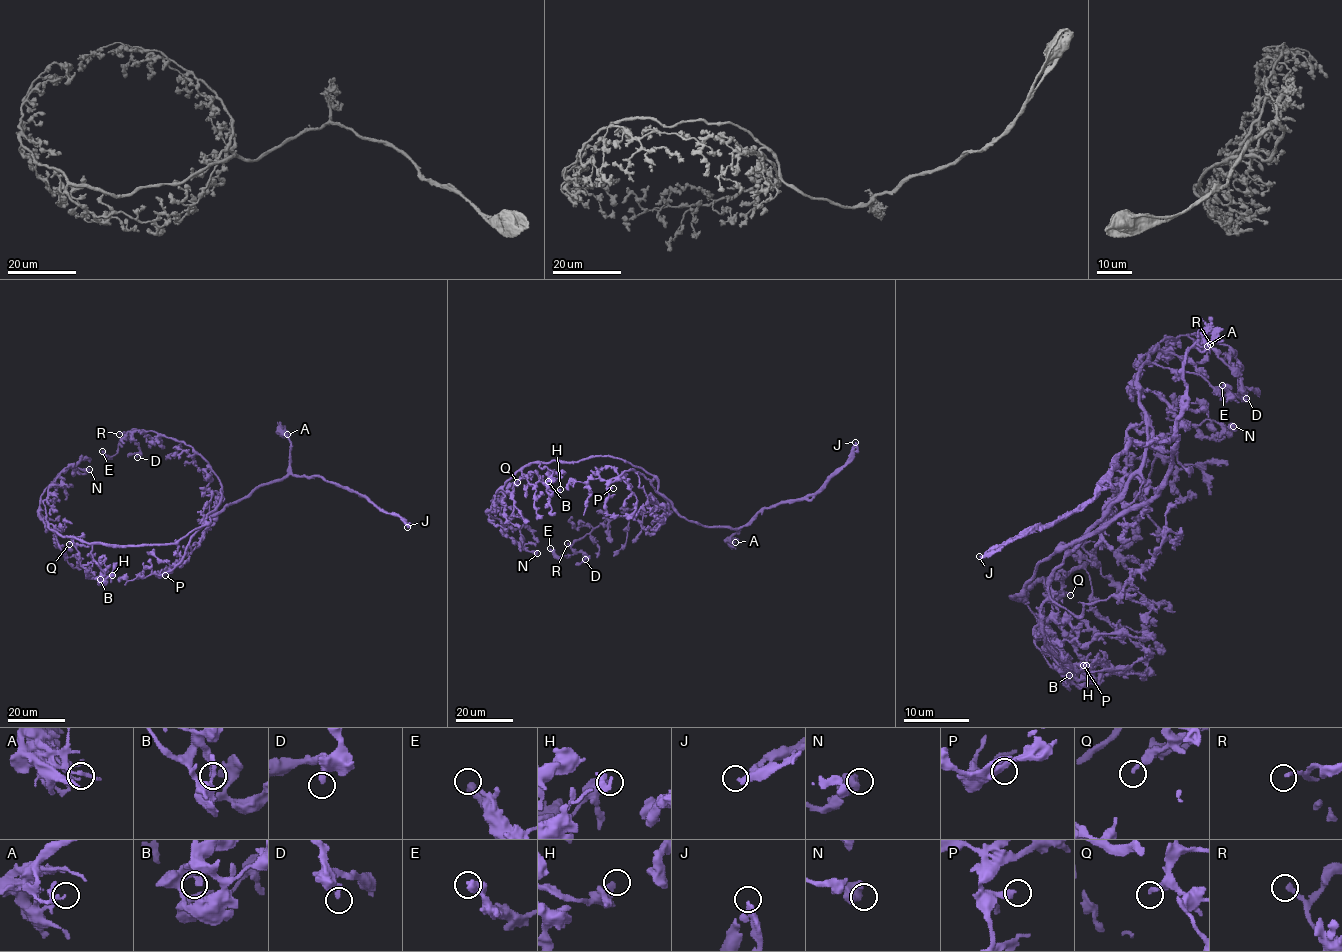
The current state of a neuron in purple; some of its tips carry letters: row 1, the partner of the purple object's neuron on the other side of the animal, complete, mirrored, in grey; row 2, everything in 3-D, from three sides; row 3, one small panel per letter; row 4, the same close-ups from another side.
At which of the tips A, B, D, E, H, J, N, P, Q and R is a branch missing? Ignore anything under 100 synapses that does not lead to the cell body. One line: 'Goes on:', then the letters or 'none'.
Goes on: J, R

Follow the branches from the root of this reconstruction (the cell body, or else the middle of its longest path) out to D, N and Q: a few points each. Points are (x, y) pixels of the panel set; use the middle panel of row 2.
D: (643, 469), (653, 476), (651, 484), (667, 501), (669, 513), (633, 512), (608, 519), (571, 546), (585, 559)
N: (643, 469), (609, 456), (532, 462), (522, 467), (497, 490), (487, 513), (517, 528), (524, 547), (537, 553)
Q: (643, 469), (609, 456), (589, 456), (571, 462), (532, 462), (522, 470), (522, 477), (517, 482)

